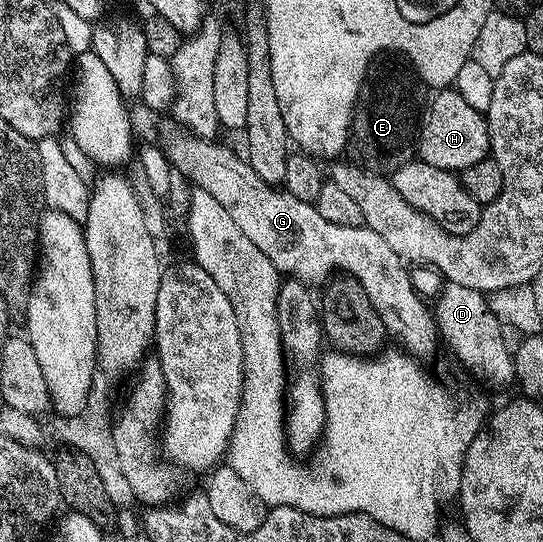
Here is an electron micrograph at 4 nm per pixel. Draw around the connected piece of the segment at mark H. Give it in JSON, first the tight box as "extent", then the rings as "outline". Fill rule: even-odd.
{"extent":[417,89,490,173],"outline":[[[441,89],[428,104],[429,116],[424,116],[419,127],[417,151],[420,162],[460,173],[479,161],[490,158],[489,120],[479,109],[471,109],[456,89]],[[433,103],[433,104],[432,104]]]}

